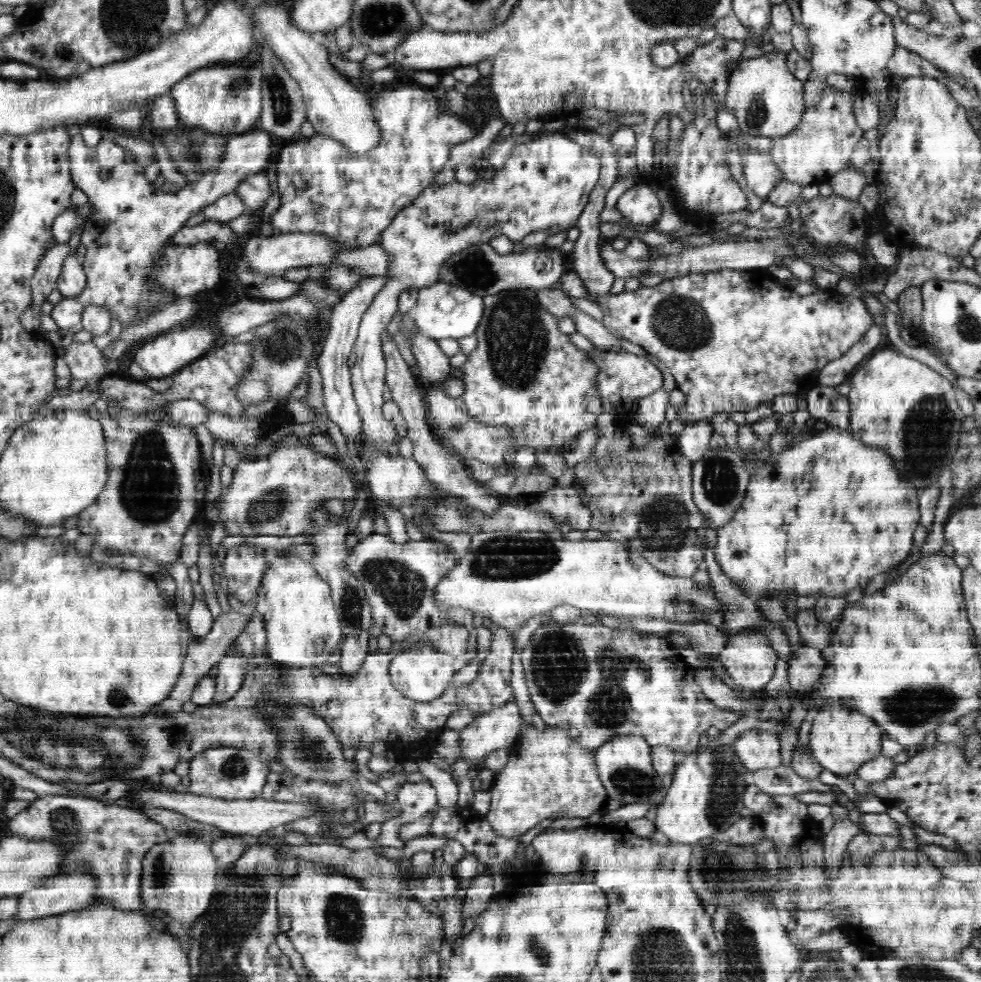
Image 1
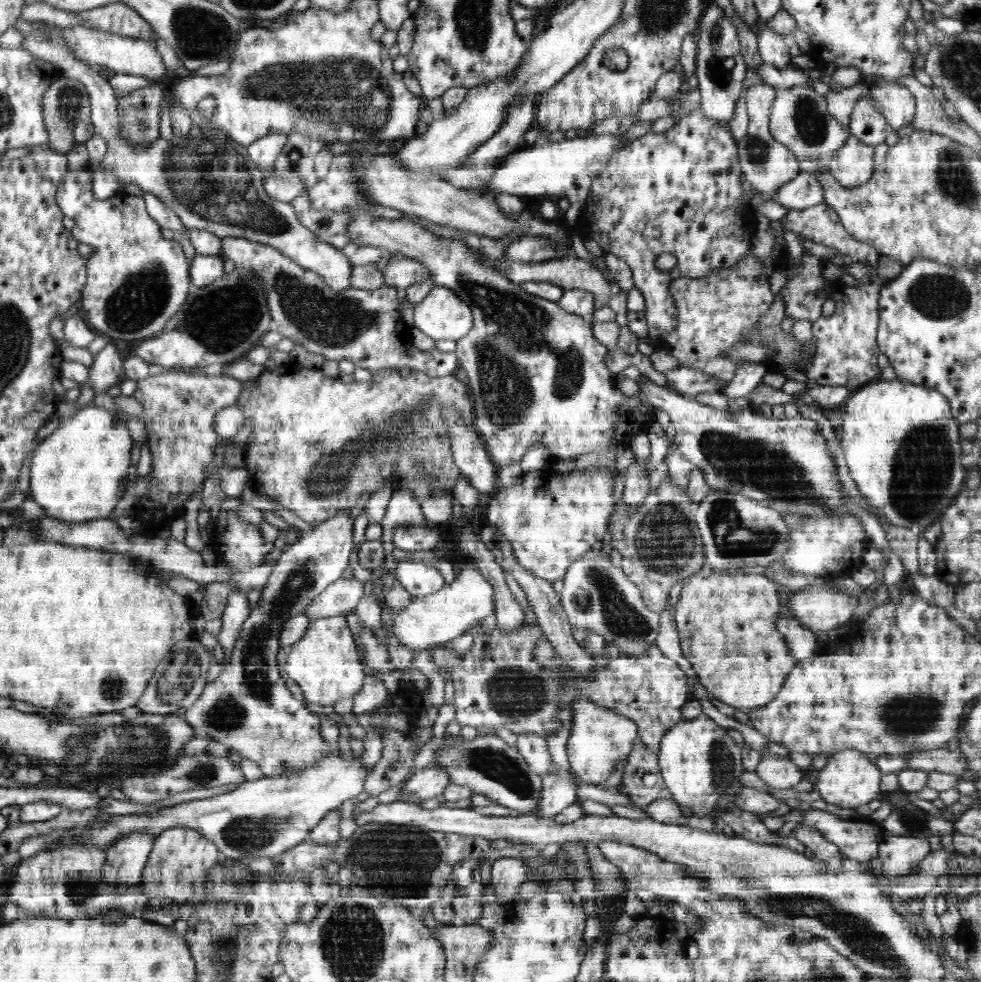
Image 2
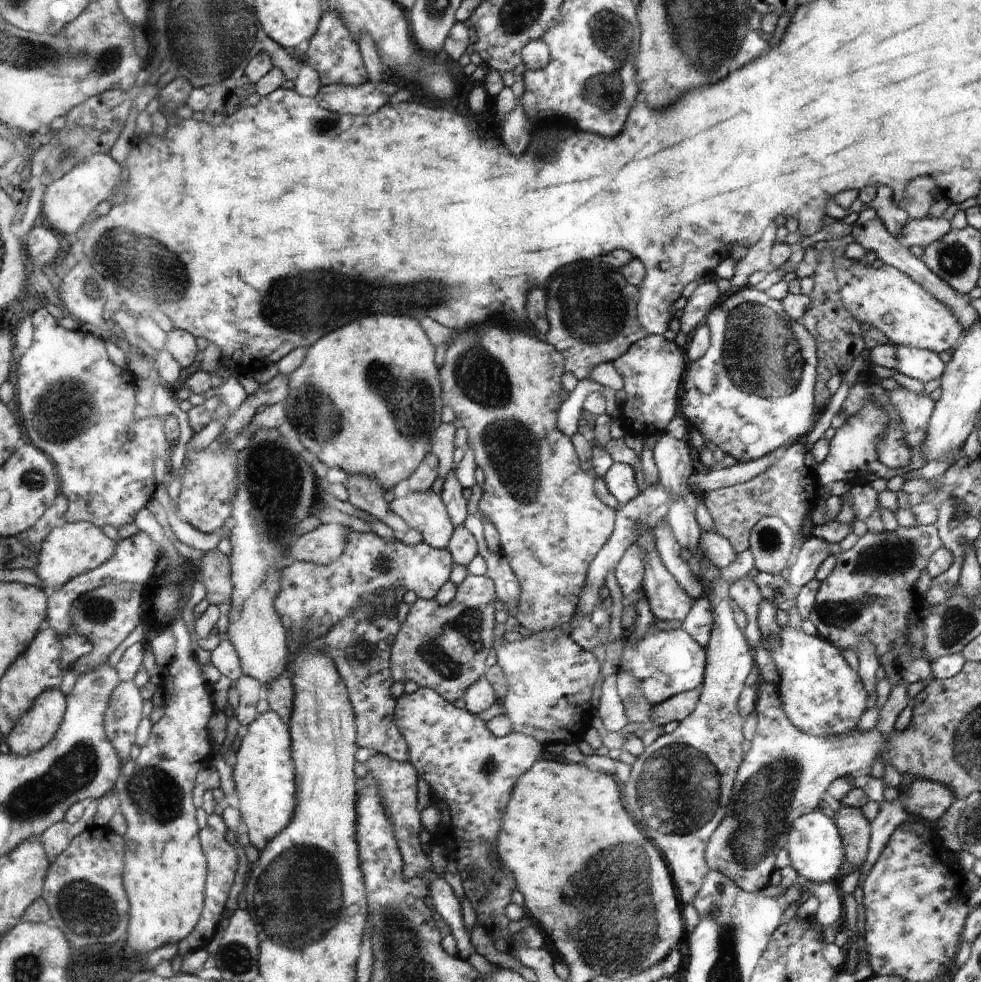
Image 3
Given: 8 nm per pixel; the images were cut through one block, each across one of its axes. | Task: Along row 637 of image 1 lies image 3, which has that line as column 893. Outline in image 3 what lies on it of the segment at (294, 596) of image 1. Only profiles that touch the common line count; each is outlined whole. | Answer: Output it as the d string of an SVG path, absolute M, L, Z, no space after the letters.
M854 264L850 268L835 269L835 272L845 310L850 311L859 323L872 324L894 345L942 354L952 349L964 332L959 318L943 301L900 269L890 265L873 268L872 265Z

